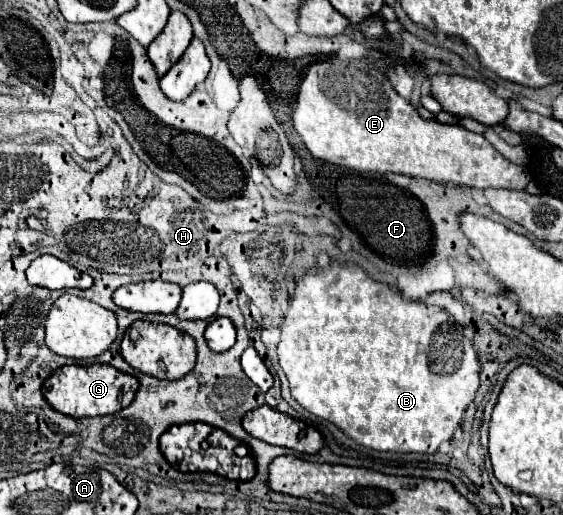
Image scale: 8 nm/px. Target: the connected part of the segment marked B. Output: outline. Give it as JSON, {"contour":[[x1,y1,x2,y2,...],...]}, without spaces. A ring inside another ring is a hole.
{"contour":[[330,261,328,269,304,275,296,281,278,343,280,367,290,381,292,397,310,413,338,425,346,435,370,449,434,453,460,425,464,409,480,387,482,367,474,343,462,333,462,325,442,309,438,315,434,317,422,301,404,299,402,293,374,281,356,263,348,263,346,269,338,261]]}

